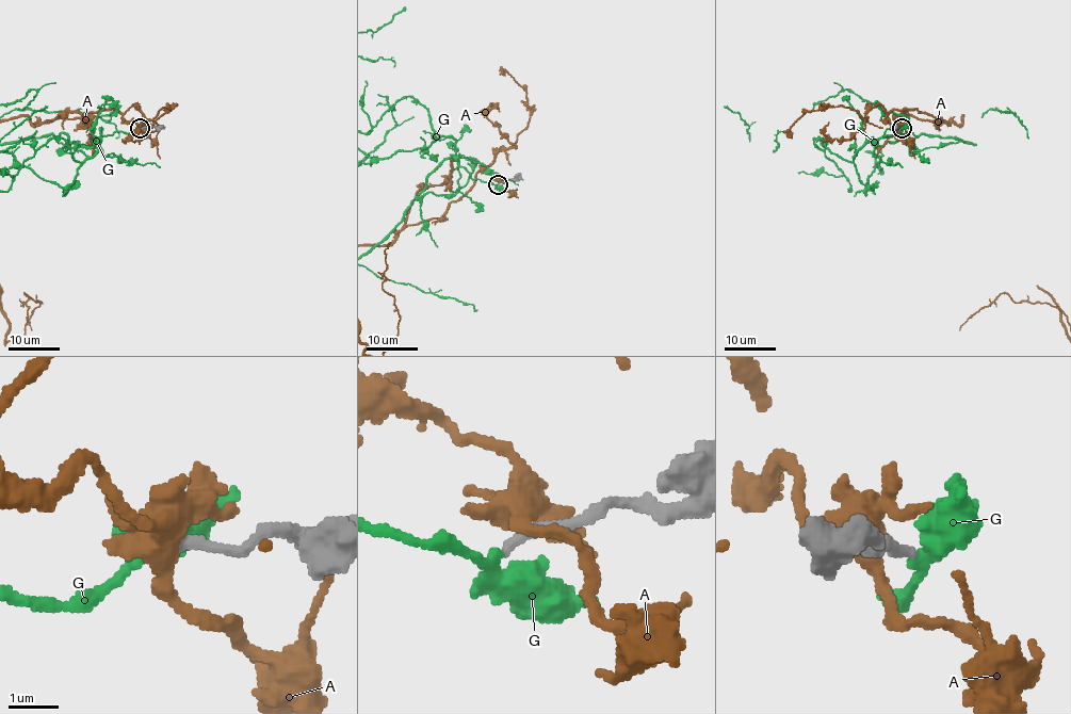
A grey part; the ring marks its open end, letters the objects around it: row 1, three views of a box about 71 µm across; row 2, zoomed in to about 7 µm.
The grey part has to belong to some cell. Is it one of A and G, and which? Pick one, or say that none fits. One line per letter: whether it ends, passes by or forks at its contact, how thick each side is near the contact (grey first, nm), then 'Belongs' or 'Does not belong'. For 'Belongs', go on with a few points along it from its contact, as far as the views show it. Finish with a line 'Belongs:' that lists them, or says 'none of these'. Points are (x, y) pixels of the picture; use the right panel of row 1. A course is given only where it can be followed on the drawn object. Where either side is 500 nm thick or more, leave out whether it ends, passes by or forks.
A: It forks there. Thickness 280 nm (grey) against 480 nm. Does not belong
G: It forks there. Thickness 220 nm (grey) against 240 nm. Belongs
Belongs: G

